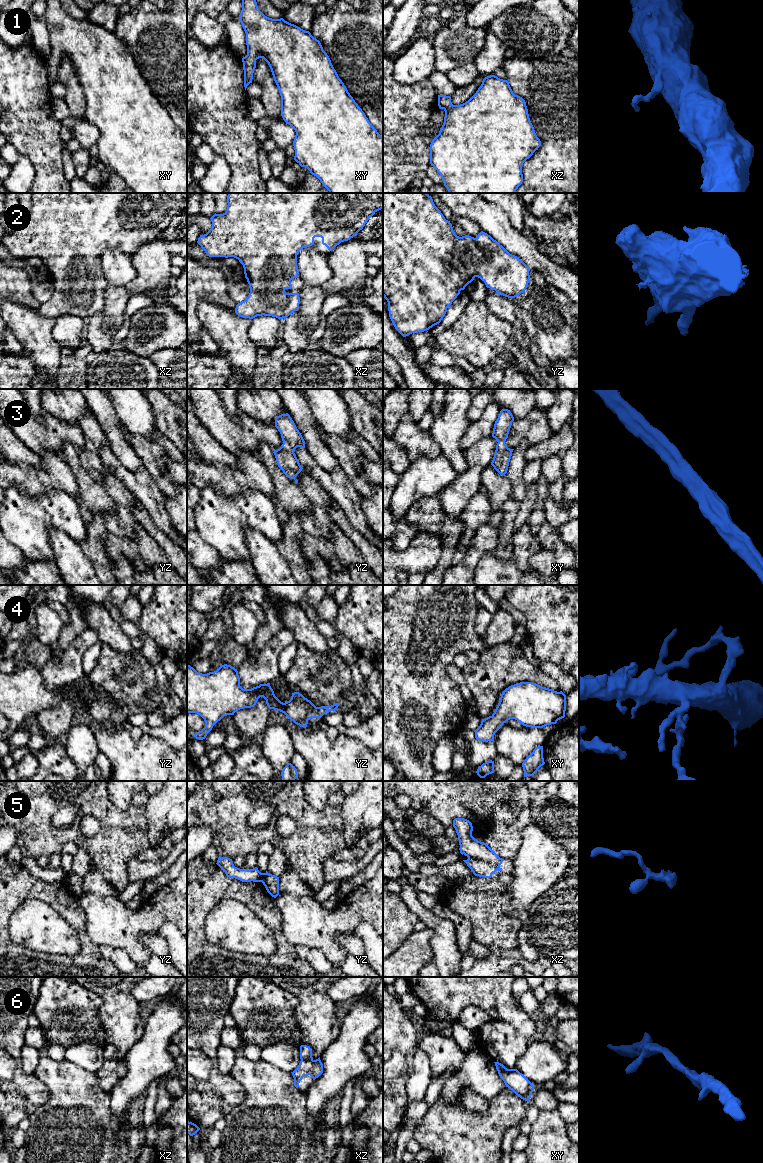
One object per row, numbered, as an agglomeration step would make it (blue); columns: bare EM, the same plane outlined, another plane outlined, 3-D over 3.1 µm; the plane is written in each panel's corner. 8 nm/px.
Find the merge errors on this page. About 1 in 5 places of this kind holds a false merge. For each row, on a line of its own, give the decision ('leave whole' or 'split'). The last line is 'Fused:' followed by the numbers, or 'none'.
1: leave whole
2: leave whole
3: leave whole
4: leave whole
5: leave whole
6: leave whole
Fused: none

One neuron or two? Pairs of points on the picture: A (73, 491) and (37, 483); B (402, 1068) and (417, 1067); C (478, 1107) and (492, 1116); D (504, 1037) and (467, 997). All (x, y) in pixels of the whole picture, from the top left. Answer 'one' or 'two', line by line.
A: one
B: two
C: two
D: two

